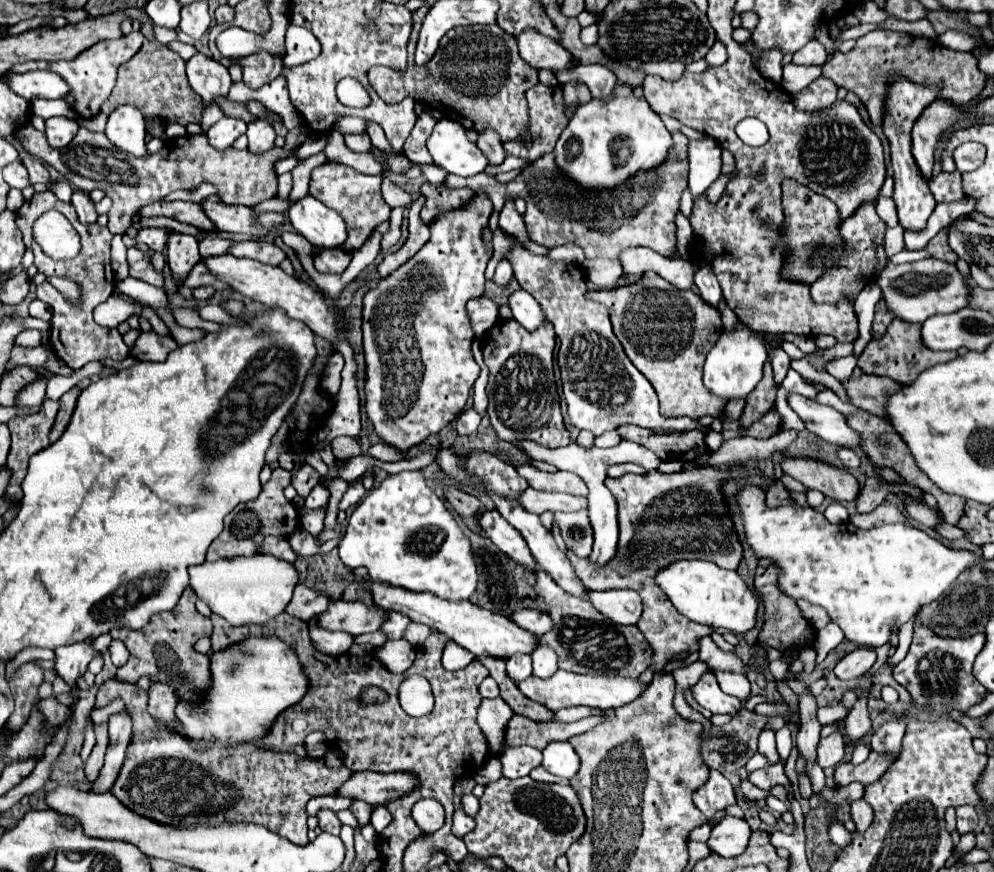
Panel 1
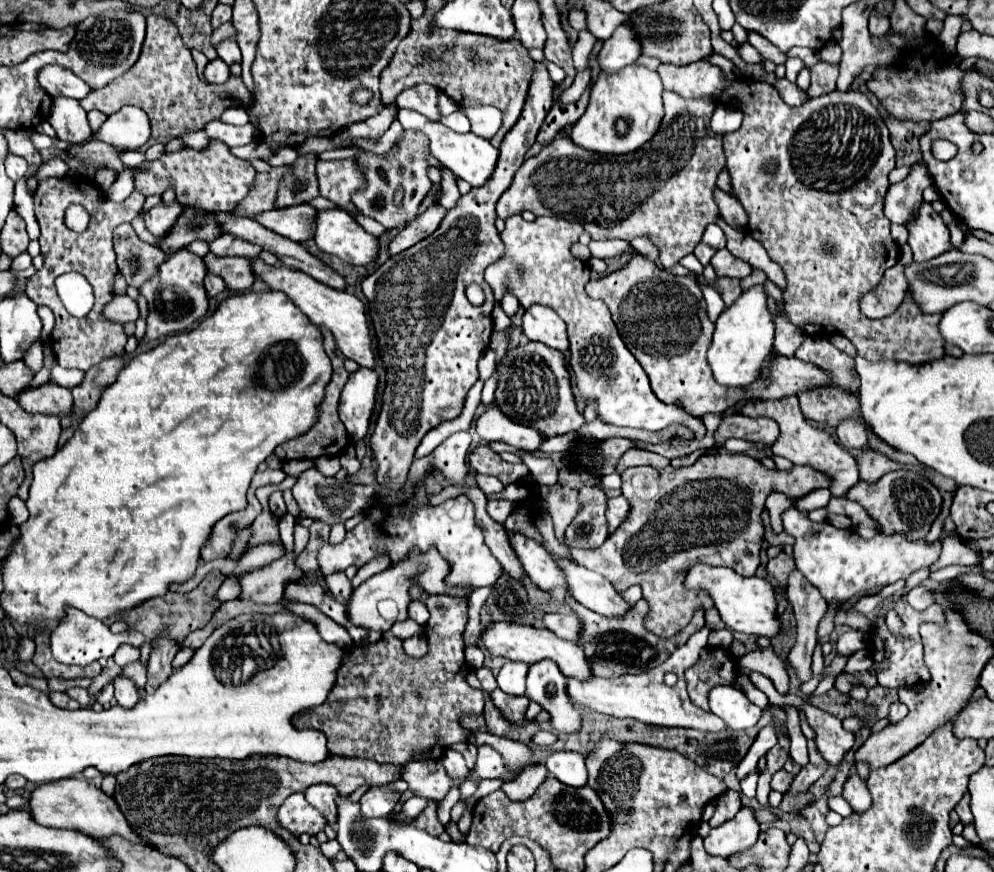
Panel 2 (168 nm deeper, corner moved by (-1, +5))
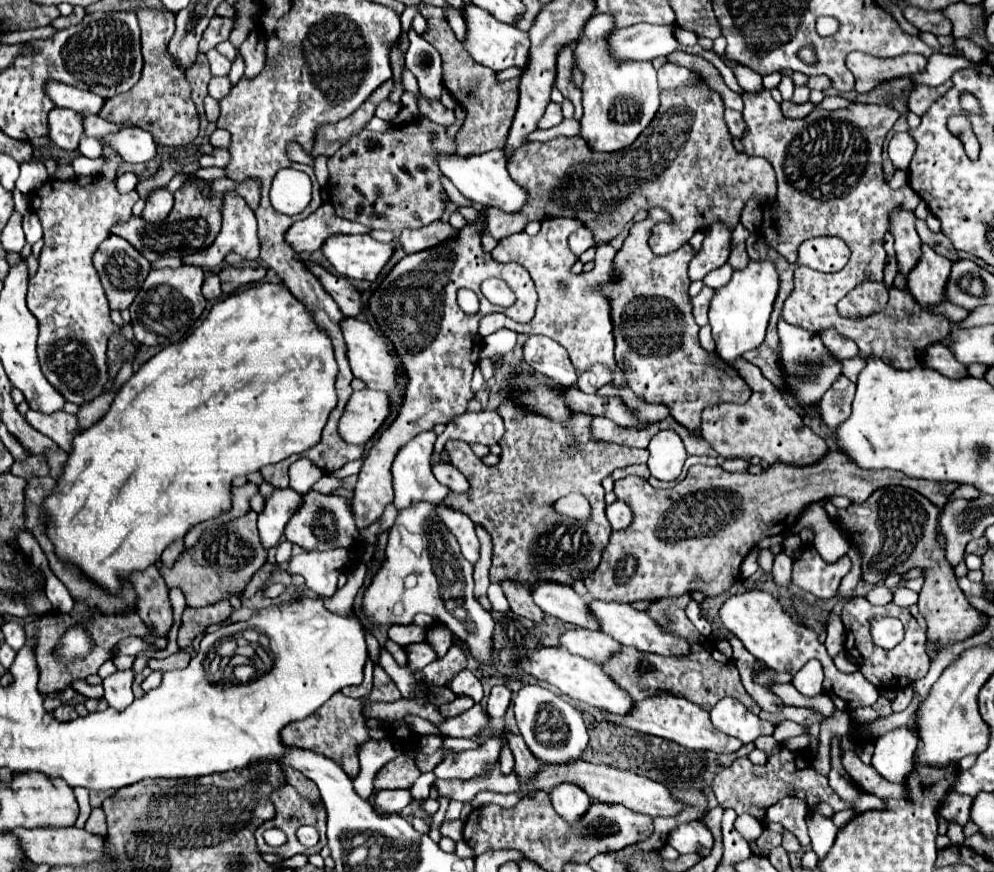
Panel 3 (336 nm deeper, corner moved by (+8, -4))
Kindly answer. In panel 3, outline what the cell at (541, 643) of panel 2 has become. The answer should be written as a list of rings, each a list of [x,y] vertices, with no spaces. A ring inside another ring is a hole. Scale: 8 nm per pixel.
[[[539,647],[539,649],[531,651],[527,655],[527,659],[523,659],[519,663],[519,669],[525,671],[527,675],[533,675],[535,679],[541,679],[541,681],[549,683],[551,687],[559,689],[563,695],[569,695],[571,699],[583,701],[587,705],[593,705],[597,709],[603,709],[603,711],[609,711],[609,713],[615,713],[615,715],[627,715],[635,705],[633,697],[623,687],[619,687],[603,671],[603,667],[599,663],[583,659],[579,655],[573,655],[563,647]]]

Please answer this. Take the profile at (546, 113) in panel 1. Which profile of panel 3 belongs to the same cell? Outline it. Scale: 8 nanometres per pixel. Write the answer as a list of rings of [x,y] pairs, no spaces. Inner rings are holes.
[[[565,47],[559,53],[555,85],[563,93],[563,97],[575,105],[575,119],[579,121],[581,119],[581,89],[573,83],[573,49],[571,47]]]

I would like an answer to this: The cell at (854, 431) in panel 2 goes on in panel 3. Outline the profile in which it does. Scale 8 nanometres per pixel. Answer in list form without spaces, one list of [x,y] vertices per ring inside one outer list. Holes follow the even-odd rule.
[[[839,377],[833,383],[831,391],[823,395],[821,419],[829,425],[831,431],[835,431],[835,427],[839,427],[839,423],[843,423],[851,415],[853,395],[855,395],[855,385],[847,377]]]

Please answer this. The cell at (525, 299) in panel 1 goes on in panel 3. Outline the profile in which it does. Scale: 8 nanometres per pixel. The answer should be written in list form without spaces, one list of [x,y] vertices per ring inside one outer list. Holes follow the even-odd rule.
[[[531,335],[529,341],[523,347],[525,351],[525,363],[541,373],[559,383],[561,387],[575,387],[577,385],[577,371],[571,365],[571,359],[565,351],[565,347],[559,347],[553,343],[553,339]]]

